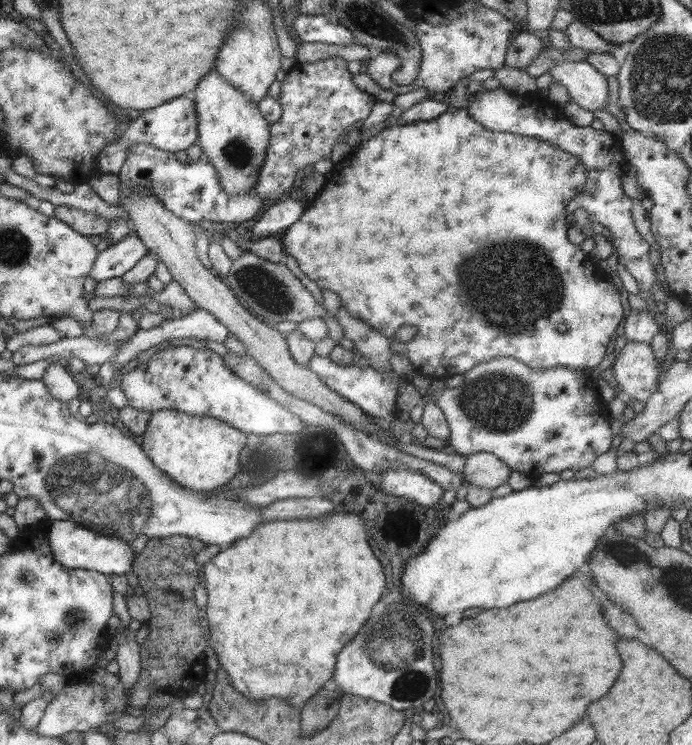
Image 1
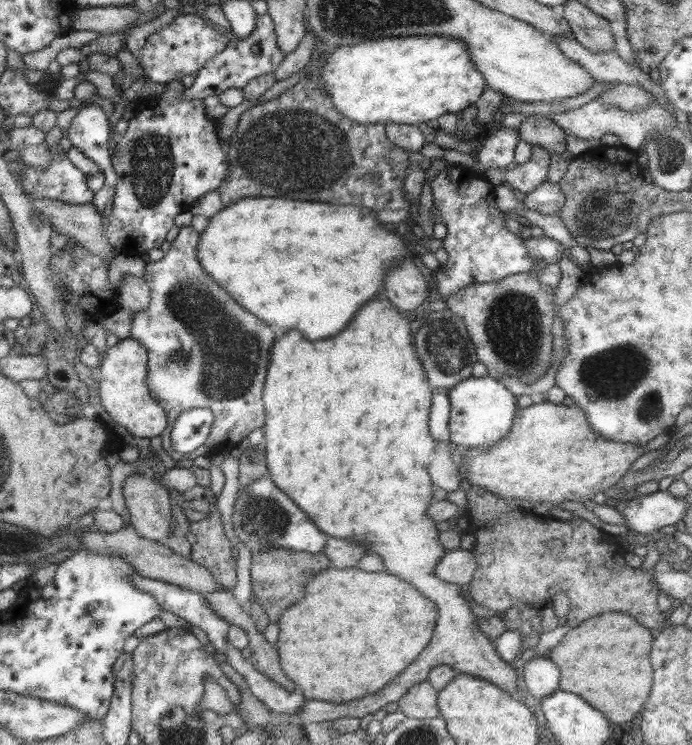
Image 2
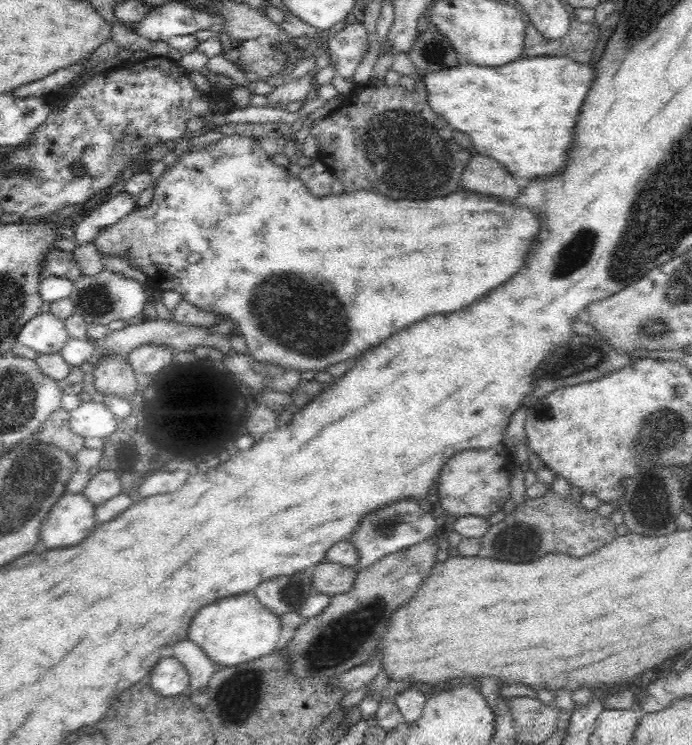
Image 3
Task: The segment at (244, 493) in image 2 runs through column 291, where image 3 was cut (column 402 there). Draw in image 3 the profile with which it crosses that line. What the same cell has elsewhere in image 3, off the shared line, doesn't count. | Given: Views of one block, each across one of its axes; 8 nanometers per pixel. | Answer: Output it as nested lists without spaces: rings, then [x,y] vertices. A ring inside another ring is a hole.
[[[400,502],[390,508],[384,508],[372,516],[368,516],[368,520],[364,520],[364,524],[360,524],[356,536],[352,538],[360,555],[358,570],[378,562],[378,559],[382,557],[411,548],[426,538],[432,537],[433,540],[437,540],[439,539],[438,534],[435,518],[425,513],[416,502]]]

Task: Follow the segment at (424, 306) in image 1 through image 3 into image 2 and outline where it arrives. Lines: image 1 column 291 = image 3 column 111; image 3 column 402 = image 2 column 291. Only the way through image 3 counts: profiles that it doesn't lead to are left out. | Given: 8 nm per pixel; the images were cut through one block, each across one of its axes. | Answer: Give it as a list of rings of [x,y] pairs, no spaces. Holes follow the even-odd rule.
[[[243,198],[233,202],[231,206],[223,207],[217,216],[212,216],[207,221],[207,226],[200,232],[196,242],[196,259],[201,269],[209,274],[225,292],[247,312],[257,316],[265,324],[275,324],[281,330],[299,330],[307,340],[319,340],[337,334],[345,328],[357,308],[373,296],[383,294],[383,274],[385,270],[397,260],[397,264],[410,248],[404,235],[396,235],[379,228],[379,222],[369,214],[368,208],[355,208],[355,206],[331,206],[331,204],[315,204],[315,202],[295,202],[295,200],[279,200],[279,198]]]

